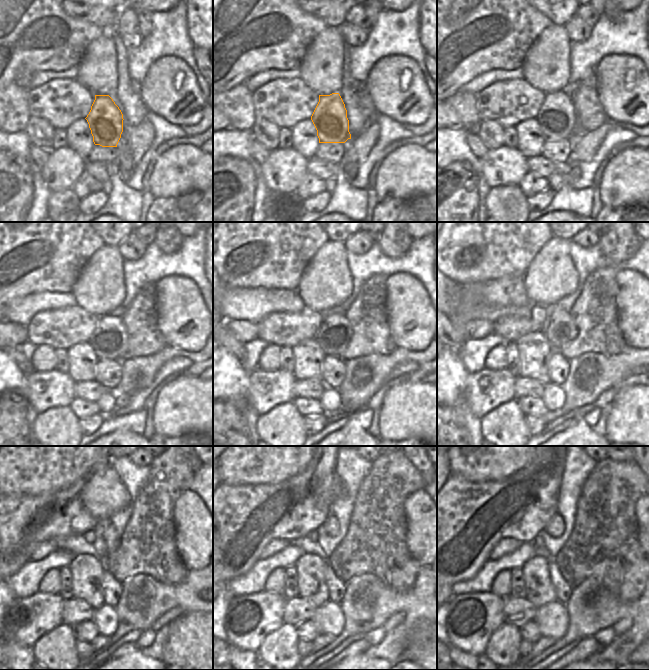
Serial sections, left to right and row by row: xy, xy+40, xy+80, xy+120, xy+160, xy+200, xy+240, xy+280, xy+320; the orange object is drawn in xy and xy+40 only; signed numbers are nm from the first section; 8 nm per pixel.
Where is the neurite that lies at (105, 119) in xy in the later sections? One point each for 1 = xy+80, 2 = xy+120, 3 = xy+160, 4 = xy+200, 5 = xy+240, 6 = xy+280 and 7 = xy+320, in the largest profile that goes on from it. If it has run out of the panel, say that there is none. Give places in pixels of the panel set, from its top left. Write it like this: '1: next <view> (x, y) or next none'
1: next xy+80 (556, 117)
2: next xy+120 (109, 340)
3: next xy+160 (334, 335)
4: next xy+200 (561, 330)
5: next xy+240 (112, 540)
6: next xy+280 (331, 524)
7: next xy+320 (555, 527)

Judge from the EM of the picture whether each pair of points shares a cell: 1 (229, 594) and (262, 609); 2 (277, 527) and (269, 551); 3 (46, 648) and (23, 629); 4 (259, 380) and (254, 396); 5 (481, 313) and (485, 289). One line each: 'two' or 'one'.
1: two
2: two
3: two
4: one
5: two

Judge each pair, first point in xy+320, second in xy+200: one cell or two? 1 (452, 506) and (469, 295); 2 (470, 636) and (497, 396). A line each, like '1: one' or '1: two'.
1: one
2: one

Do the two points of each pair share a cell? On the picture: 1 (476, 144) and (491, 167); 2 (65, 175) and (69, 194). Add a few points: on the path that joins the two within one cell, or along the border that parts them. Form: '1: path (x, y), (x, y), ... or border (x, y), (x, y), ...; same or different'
1: border (489, 149), (480, 159); different
2: border (72, 188), (51, 191); different

